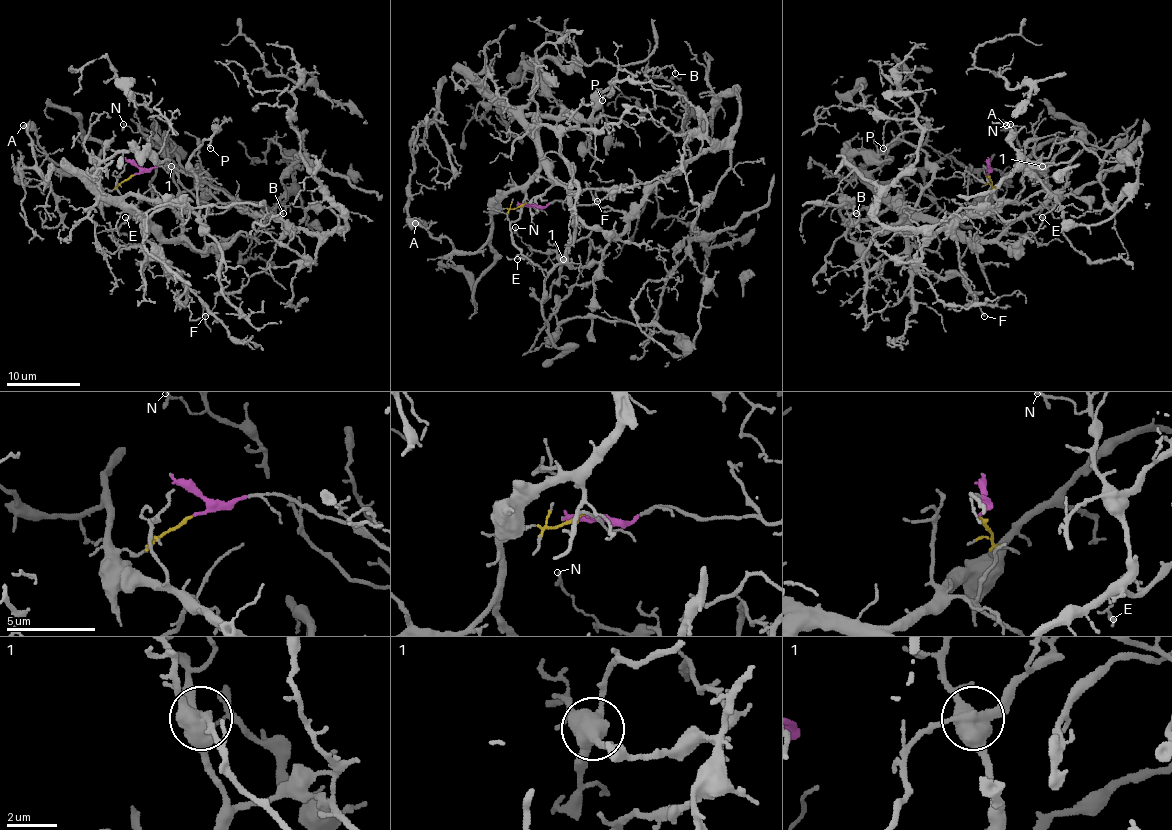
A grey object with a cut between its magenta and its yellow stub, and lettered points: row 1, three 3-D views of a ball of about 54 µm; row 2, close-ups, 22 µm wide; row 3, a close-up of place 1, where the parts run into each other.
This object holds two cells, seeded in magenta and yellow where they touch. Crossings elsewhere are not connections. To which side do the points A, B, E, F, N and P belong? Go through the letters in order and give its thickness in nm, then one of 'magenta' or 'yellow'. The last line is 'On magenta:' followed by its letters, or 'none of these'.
A: 550 nm | yellow
B: 150 nm | magenta
E: 190 nm | yellow
F: 130 nm | magenta
N: 200 nm | yellow
P: 160 nm | yellow
On magenta: B, F

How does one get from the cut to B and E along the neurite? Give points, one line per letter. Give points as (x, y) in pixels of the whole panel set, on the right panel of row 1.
B: (986, 173), (995, 205), (936, 232), (921, 256), (896, 262), (872, 232), (851, 225), (857, 214)
E: (986, 175), (988, 195), (951, 223), (962, 236), (995, 240), (1012, 223), (1054, 205), (1047, 199), (1041, 218)

